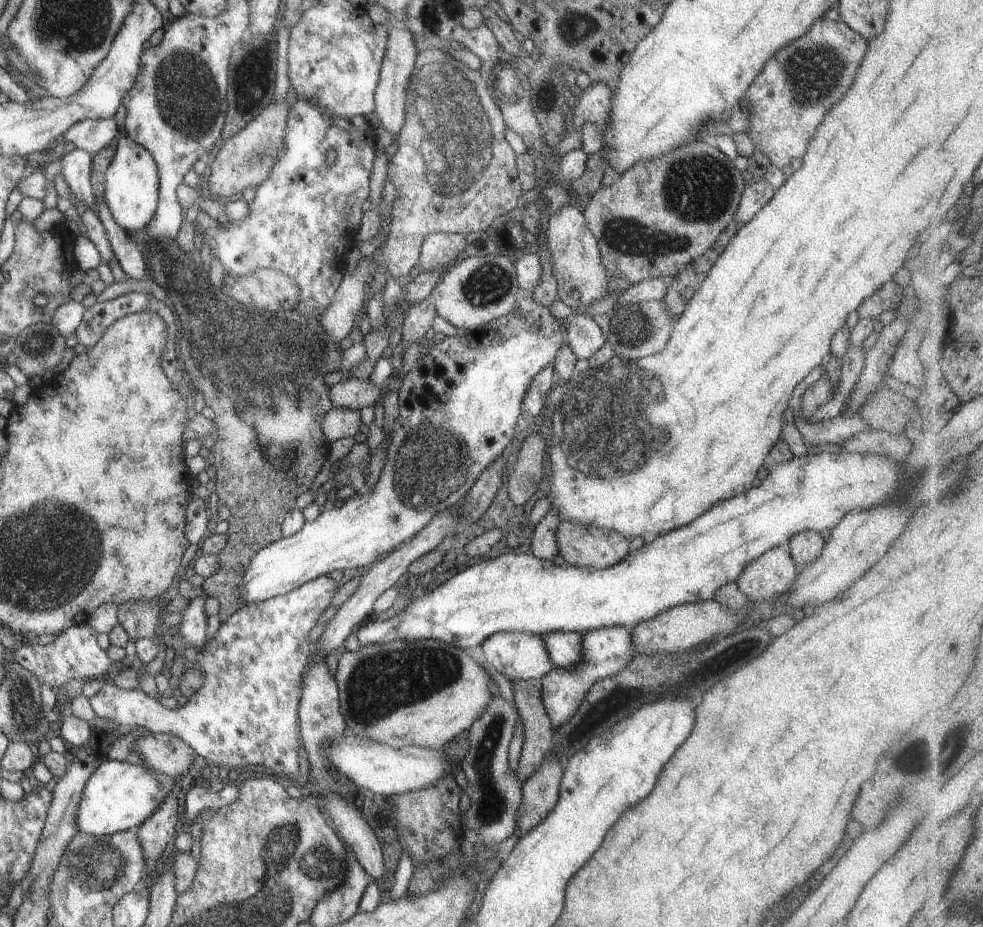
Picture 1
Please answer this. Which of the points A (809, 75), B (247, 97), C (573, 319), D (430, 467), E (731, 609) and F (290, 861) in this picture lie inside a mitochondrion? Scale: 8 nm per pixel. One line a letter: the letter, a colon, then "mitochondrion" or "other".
A: mitochondrion
B: mitochondrion
C: other
D: mitochondrion
E: other
F: mitochondrion

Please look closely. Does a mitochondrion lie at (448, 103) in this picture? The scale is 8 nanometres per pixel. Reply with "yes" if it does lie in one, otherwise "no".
yes

